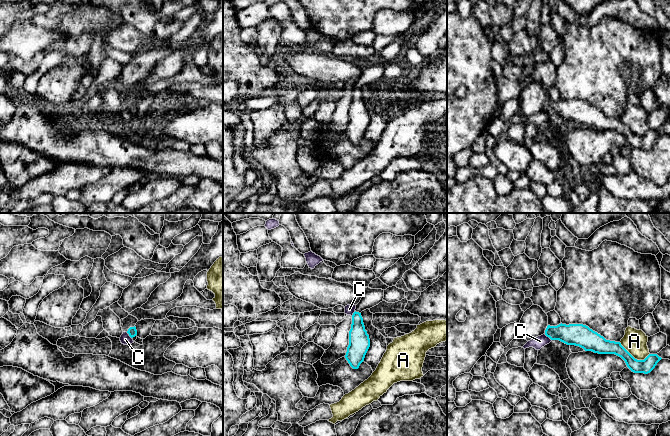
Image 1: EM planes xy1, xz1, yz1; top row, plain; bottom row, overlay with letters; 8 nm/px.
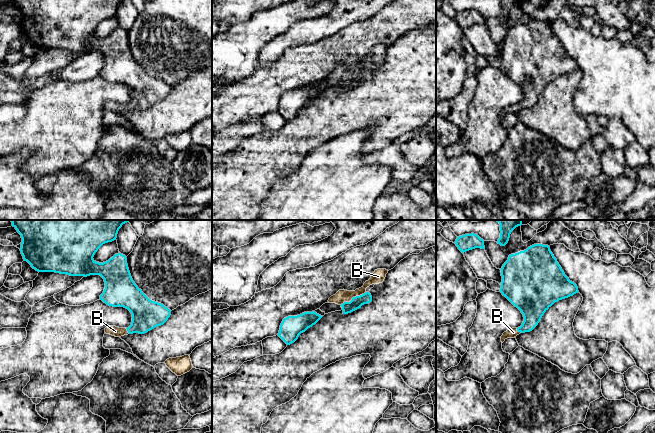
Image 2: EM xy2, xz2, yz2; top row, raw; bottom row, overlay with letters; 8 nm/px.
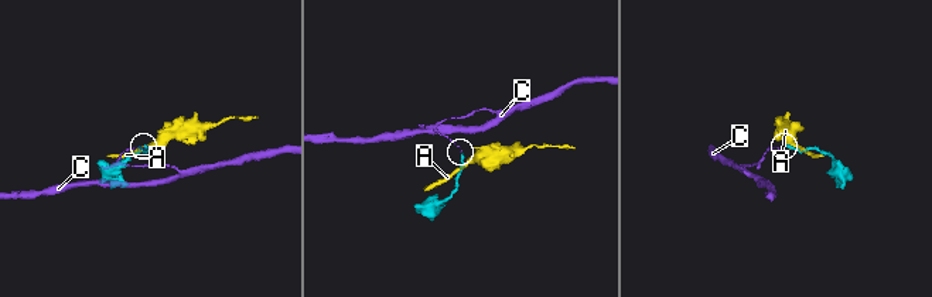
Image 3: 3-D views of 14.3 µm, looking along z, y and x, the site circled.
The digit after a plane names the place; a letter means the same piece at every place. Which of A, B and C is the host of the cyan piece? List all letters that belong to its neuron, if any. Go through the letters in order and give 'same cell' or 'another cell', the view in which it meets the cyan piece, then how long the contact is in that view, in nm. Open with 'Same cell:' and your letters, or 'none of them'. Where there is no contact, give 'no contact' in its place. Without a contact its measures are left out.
Same cell: B
A: another cell | yz1 | 260 nm
B: same cell | xz2 | 240 nm
C: another cell | yz1 | 90 nm

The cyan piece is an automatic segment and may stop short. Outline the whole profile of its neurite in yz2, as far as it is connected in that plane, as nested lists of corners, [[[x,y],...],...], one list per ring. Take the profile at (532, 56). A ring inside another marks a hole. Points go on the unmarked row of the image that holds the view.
[[[534,20],[524,27],[509,31],[501,44],[501,52],[500,68],[524,93],[520,103],[503,109],[502,119],[507,114],[532,107],[555,78],[579,68],[548,21]]]

